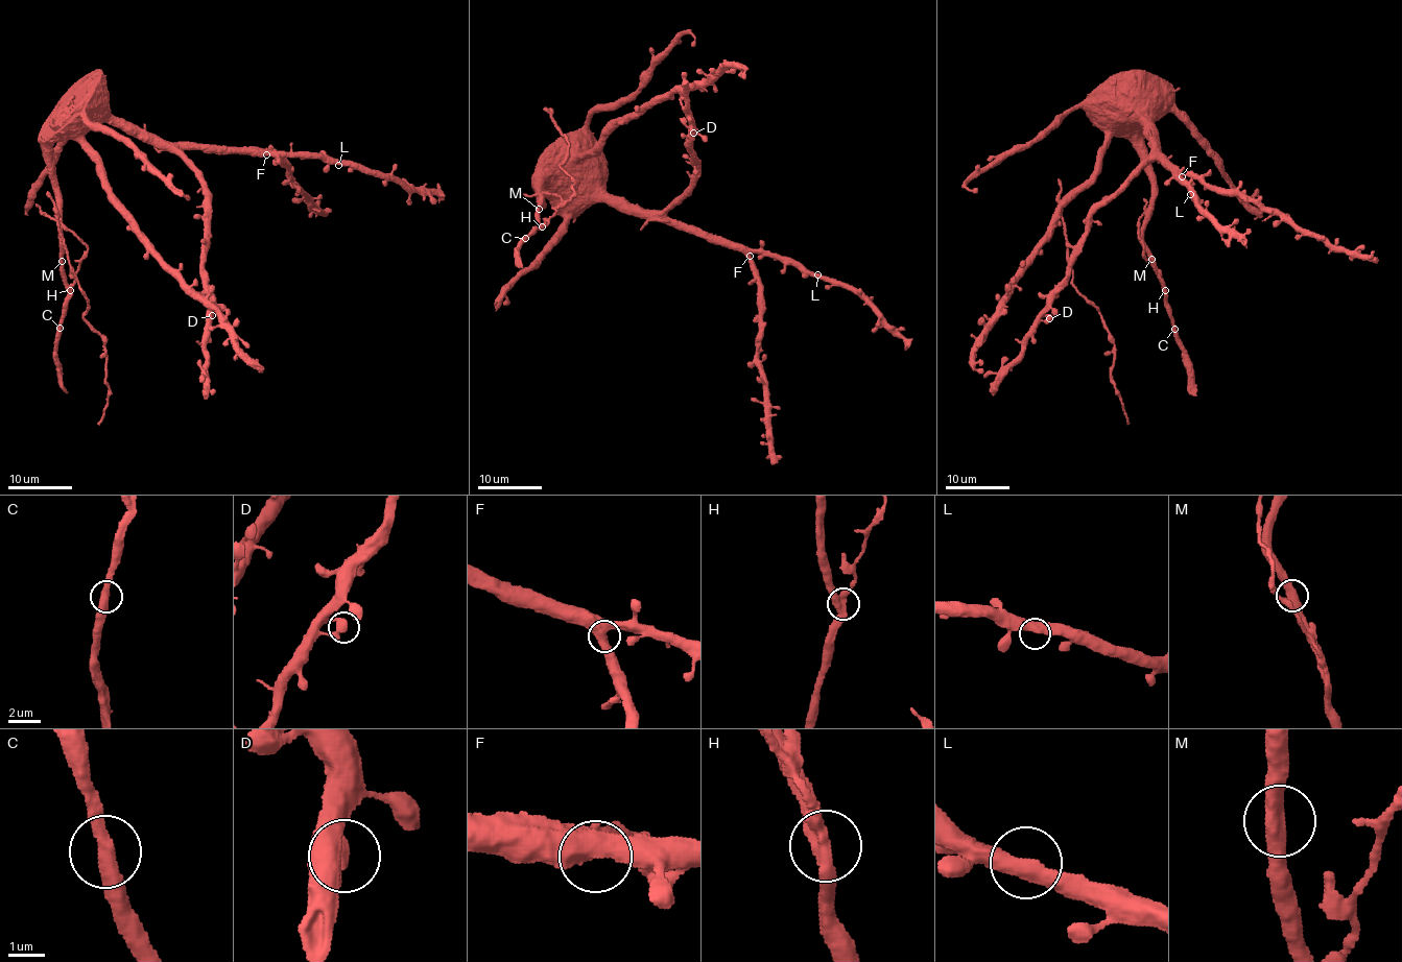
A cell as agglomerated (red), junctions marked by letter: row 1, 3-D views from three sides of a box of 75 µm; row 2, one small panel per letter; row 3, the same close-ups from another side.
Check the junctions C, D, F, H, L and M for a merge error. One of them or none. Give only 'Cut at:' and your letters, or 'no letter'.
Cut at: H

